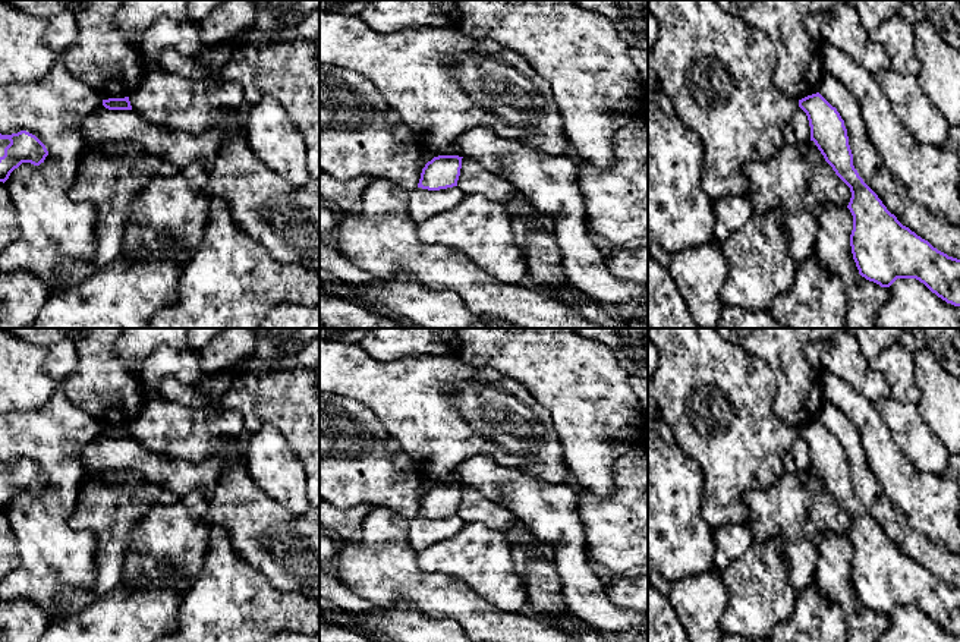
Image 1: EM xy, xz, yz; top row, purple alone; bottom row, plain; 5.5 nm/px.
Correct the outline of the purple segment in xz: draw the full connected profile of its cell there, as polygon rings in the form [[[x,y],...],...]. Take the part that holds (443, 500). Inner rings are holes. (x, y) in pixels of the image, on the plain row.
[[[438,484],[425,492],[421,501],[418,516],[440,519],[457,514],[462,497],[459,484]]]

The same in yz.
[[[819,421],[799,428],[825,490],[850,516],[853,544],[850,575],[859,602],[881,616],[897,607],[916,607],[938,626],[960,635],[960,588],[934,576],[903,554],[853,494],[844,449]]]

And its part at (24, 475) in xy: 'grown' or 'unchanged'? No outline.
grown

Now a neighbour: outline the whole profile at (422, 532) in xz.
[[[457,514],[440,519],[416,516],[410,520],[407,541],[418,553],[437,541],[450,539],[463,525],[463,520]]]

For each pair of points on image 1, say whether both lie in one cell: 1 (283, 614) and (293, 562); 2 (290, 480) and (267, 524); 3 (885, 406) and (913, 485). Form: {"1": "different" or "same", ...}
{"1": "different", "2": "different", "3": "different"}

